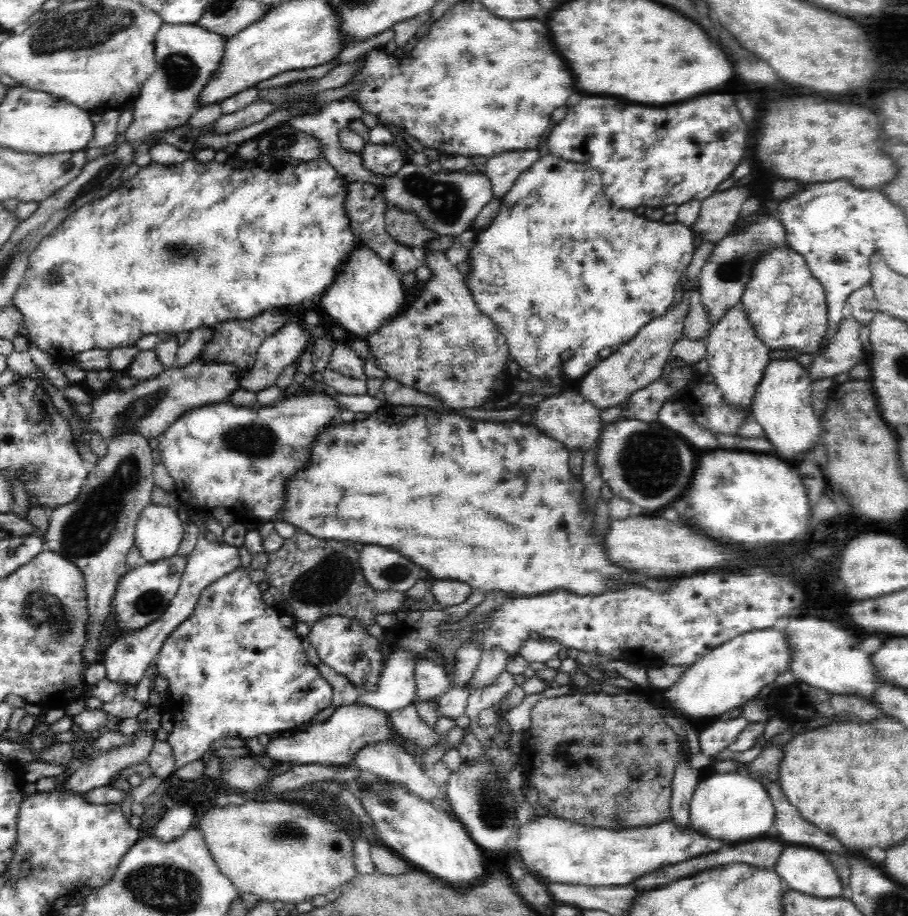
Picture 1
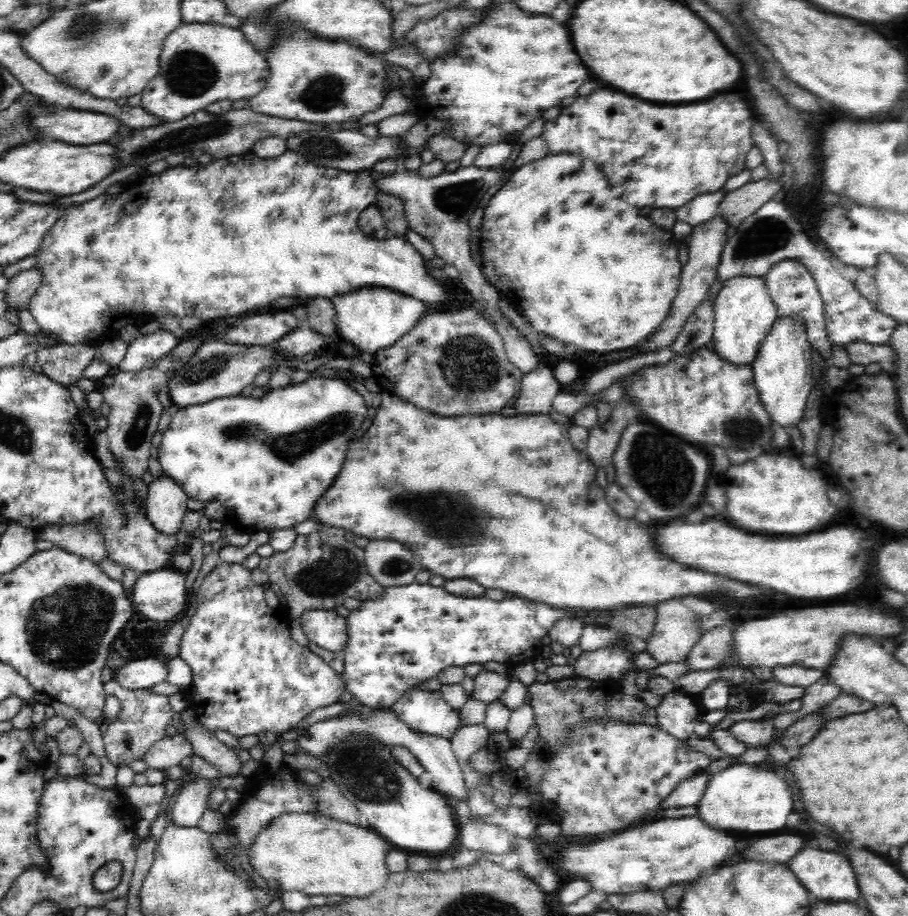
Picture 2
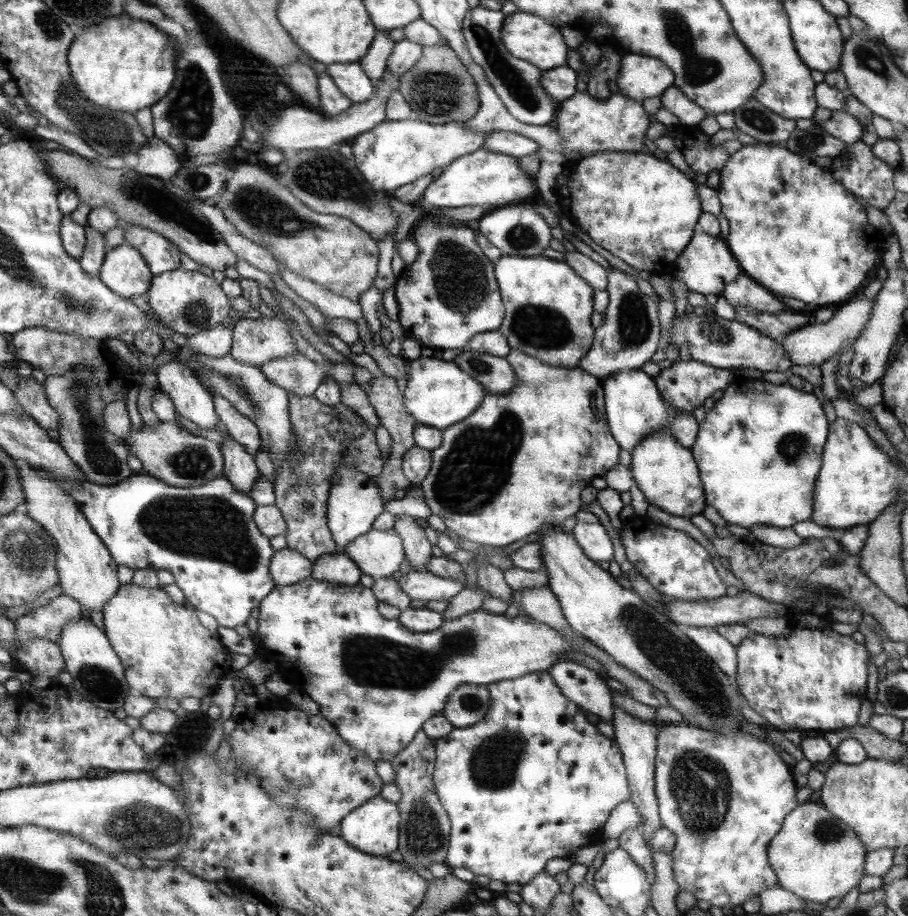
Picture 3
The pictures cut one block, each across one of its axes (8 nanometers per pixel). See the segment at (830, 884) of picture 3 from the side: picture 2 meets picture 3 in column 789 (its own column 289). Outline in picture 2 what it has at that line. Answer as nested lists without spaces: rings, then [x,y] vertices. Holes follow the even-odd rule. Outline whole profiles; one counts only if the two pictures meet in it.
[[[304,812],[304,814],[284,814],[283,816],[280,816],[280,818],[272,820],[270,826],[264,828],[264,831],[261,831],[258,838],[254,840],[254,848],[252,848],[252,852],[248,855],[250,855],[250,864],[253,866],[253,869],[260,875],[260,877],[266,877],[266,882],[270,879],[279,880],[279,890],[296,890],[308,896],[318,896],[318,894],[322,894],[322,896],[338,895],[340,898],[362,898],[368,896],[368,894],[373,894],[376,890],[380,890],[380,888],[386,884],[386,880],[388,880],[386,856],[388,856],[390,850],[392,850],[390,843],[384,842],[384,838],[380,838],[378,834],[374,834],[374,830],[368,830],[368,826],[362,828],[362,826],[354,826],[354,824],[348,824],[344,821],[337,821],[320,813]]]

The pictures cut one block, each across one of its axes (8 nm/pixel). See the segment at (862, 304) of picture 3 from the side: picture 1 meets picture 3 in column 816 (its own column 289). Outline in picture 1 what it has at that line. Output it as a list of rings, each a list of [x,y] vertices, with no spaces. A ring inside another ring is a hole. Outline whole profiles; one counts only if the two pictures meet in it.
[[[287,321],[259,346],[253,366],[243,372],[240,388],[258,393],[275,386],[278,375],[290,364],[298,362],[306,346],[307,336],[302,323]]]

